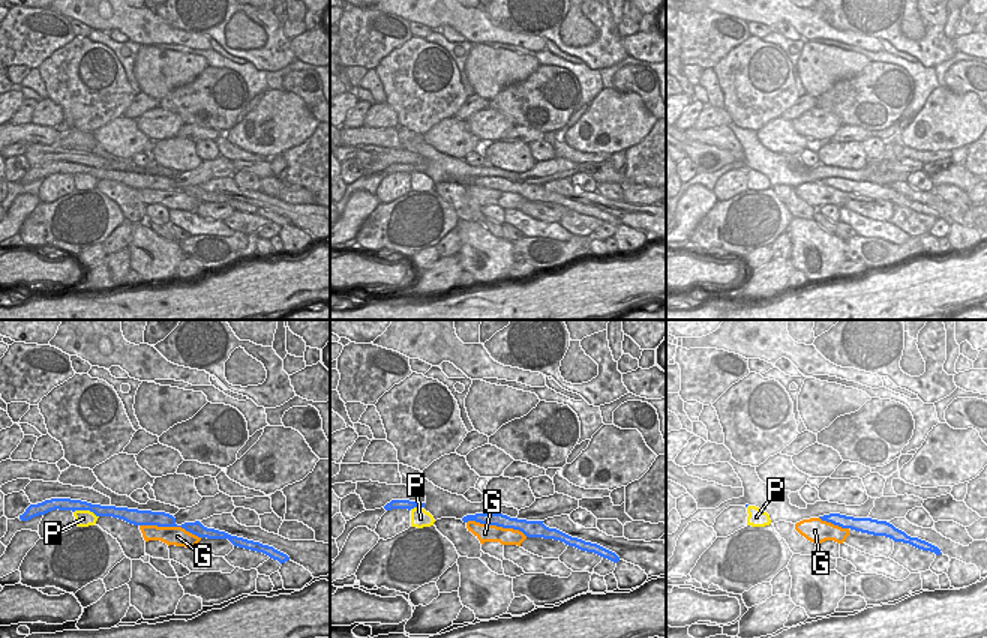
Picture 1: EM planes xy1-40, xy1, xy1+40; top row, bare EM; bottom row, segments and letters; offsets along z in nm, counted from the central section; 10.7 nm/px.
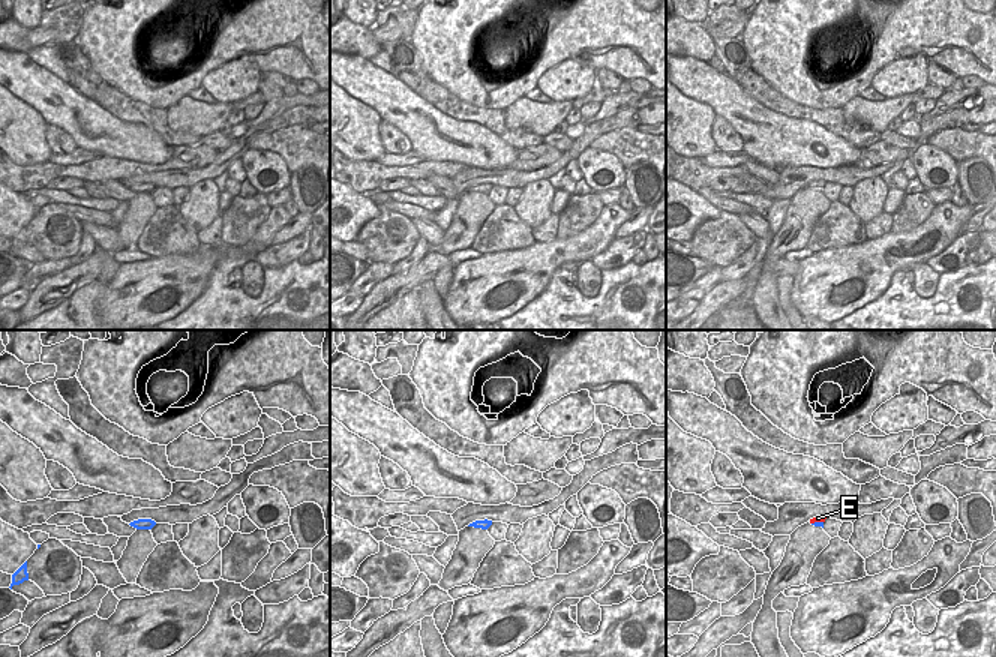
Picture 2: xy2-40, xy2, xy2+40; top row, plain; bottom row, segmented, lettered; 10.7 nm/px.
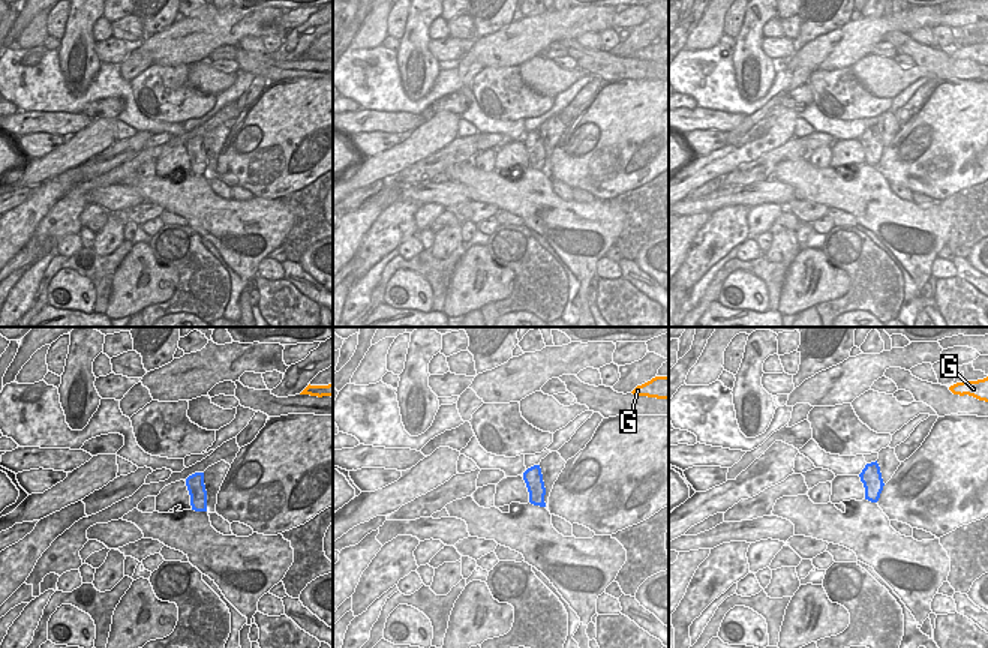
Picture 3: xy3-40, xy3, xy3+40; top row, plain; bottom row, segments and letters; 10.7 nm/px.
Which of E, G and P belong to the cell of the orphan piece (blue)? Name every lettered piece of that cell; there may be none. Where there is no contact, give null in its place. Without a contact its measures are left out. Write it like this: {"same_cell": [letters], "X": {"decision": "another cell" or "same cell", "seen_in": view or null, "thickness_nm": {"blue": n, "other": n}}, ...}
{"same_cell": ["E"], "E": {"decision": "same cell", "seen_in": "xy2+40", "thickness_nm": {"blue": 60, "other": 60}}, "G": {"decision": "another cell", "seen_in": "xy1-40", "thickness_nm": {"blue": 160, "other": 200}}, "P": {"decision": "another cell", "seen_in": "xy1-40", "thickness_nm": {"blue": 130, "other": 190}}}

